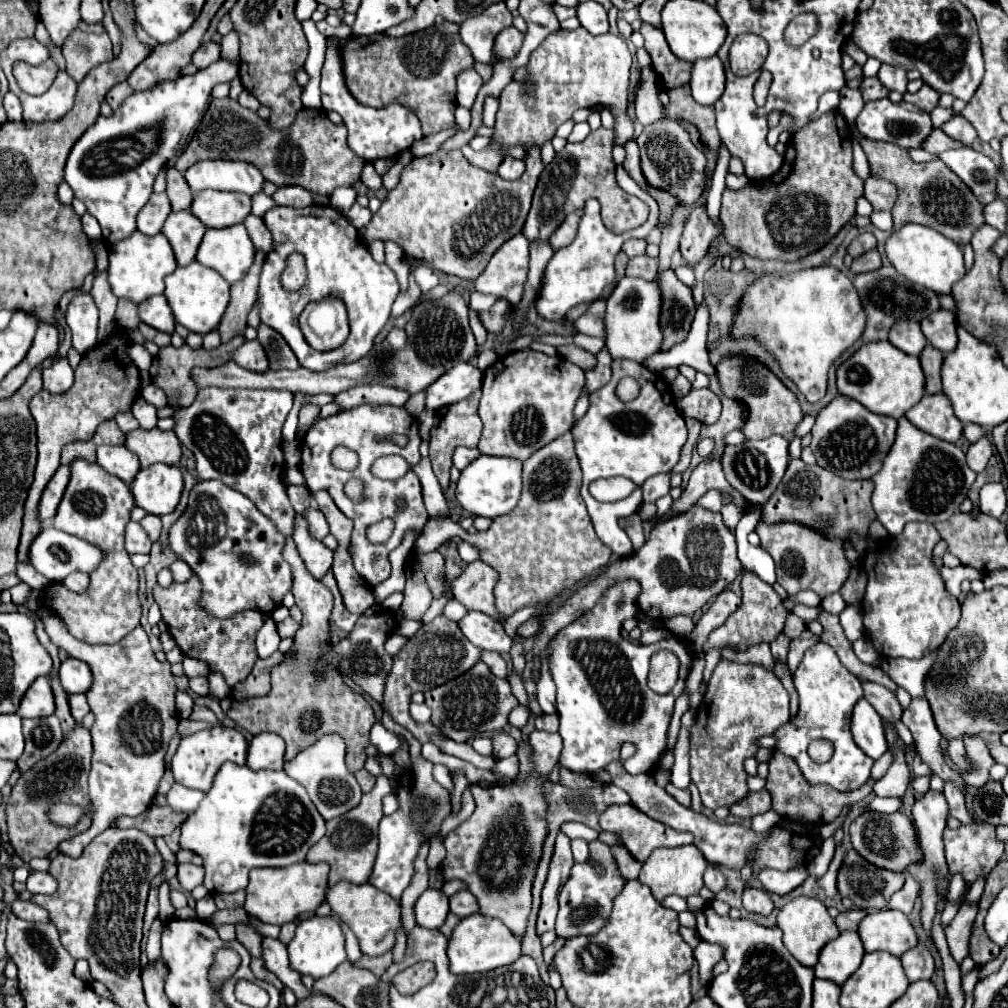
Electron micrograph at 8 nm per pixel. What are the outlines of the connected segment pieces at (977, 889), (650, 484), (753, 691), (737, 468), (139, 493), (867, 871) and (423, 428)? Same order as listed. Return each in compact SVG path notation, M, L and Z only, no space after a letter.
M982 876L978 882L974 882L974 884L970 886L970 890L968 890L966 898L964 898L966 904L978 904L978 900L980 900L980 896L982 896L982 892L984 892L984 880L986 880L986 876Z
M656 474L648 478L642 486L642 492L644 492L644 502L654 504L658 498L670 492L670 474Z
M718 662L702 704L698 706L696 720L690 726L690 764L692 782L698 786L706 808L716 810L748 796L744 760L754 758L760 750L758 740L774 734L790 720L790 696L782 682L762 670L762 666L738 666L734 662Z
M770 436L756 442L744 442L740 446L726 446L722 454L722 466L724 474L746 500L756 504L766 504L768 498L778 488L786 468L788 468L790 456L788 456L788 440L782 436Z
M154 464L142 468L130 486L136 504L150 514L164 516L174 512L184 490L184 478L178 466Z
M856 850L844 854L838 870L836 888L842 898L850 898L862 910L884 910L894 892L904 884L904 874L870 866Z
M425 409L417 418L419 425L419 435L422 440L430 440L430 431L436 423L436 414L434 410Z

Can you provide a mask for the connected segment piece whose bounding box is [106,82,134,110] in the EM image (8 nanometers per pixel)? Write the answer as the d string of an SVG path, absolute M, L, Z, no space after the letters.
M122 82L122 84L114 84L110 90L108 90L108 94L106 94L106 102L112 106L112 110L118 110L120 106L122 106L122 102L128 98L128 96L132 96L132 88L126 84L126 82Z

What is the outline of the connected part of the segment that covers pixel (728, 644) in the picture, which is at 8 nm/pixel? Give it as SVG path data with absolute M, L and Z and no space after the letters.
M742 570L742 606L724 622L724 626L710 632L706 644L702 646L702 652L708 652L712 648L734 648L738 652L746 652L754 644L770 644L784 630L786 616L788 610L784 608L784 600L780 600L772 586L762 582L758 576Z

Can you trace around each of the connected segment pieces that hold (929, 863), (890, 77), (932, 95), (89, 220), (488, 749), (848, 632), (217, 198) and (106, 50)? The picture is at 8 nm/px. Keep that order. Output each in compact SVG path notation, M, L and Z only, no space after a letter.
M928 790L920 800L916 800L916 804L912 808L912 814L914 814L914 826L916 826L916 832L918 832L918 842L924 850L924 862L920 866L910 866L910 870L906 870L906 872L922 884L922 924L930 932L932 920L934 920L934 914L936 914L936 902L940 898L940 894L936 890L936 876L940 874L944 878L944 886L948 884L948 878L950 878L950 874L946 870L944 844L942 844L942 832L946 828L946 818L948 818L948 804L946 804L944 794Z
M882 64L880 72L878 72L878 78L880 78L880 82L882 82L888 90L896 90L896 92L902 92L902 94L906 92L908 76L906 76L906 70L904 70L904 68Z
M924 84L916 94L904 94L904 102L910 102L910 104L916 104L920 110L924 112L932 112L936 108L940 100L940 92L936 92L932 86Z
M88 212L82 216L82 228L84 228L84 232L86 232L86 236L88 236L90 240L102 238L102 230L100 230L98 220L96 220L92 214L88 214Z
M486 736L476 737L474 738L474 742L472 742L472 746L474 746L474 750L478 754L492 756L492 740L490 738L486 738Z
M847 604L846 610L839 615L840 624L844 630L844 636L850 642L856 642L864 636L863 614L860 605Z
M202 190L194 196L190 210L208 228L224 228L246 220L252 210L252 198L240 192Z
M80 22L78 30L74 30L74 34L66 40L62 54L66 60L66 72L76 82L82 82L94 66L100 66L114 58L112 44L104 26L86 22Z

